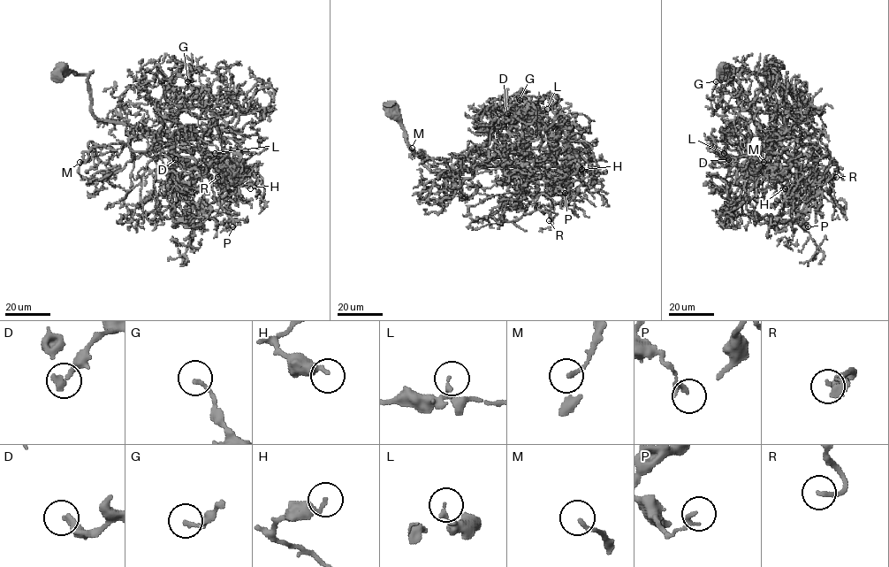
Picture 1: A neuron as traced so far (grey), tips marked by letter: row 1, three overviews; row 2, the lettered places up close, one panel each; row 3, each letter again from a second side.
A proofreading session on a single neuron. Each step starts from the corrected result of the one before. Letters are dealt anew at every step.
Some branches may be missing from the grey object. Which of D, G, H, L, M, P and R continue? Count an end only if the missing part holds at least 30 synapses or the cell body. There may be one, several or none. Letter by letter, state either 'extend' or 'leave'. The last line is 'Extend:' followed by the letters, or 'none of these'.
D: leave
G: leave
H: leave
L: leave
M: leave
P: leave
R: leave
Extend: none of these

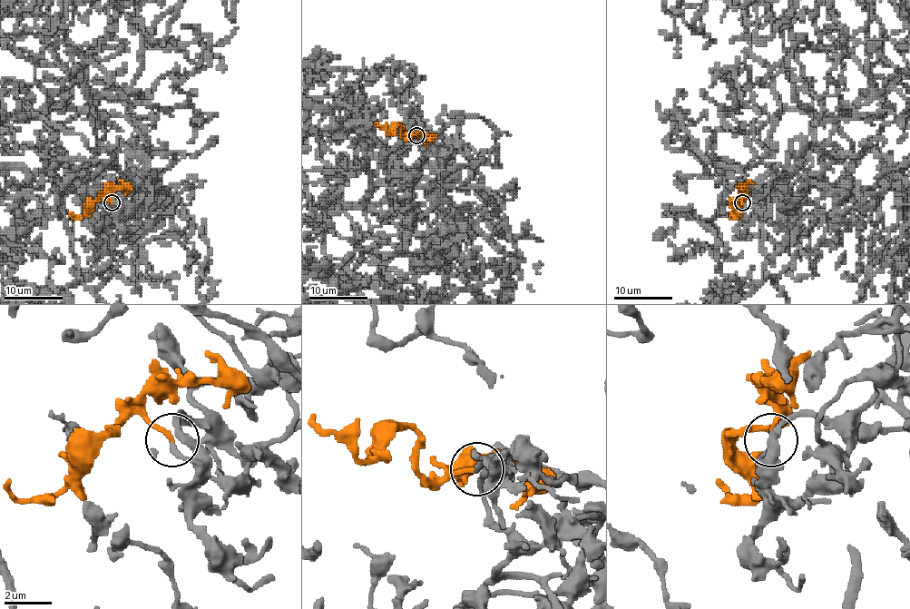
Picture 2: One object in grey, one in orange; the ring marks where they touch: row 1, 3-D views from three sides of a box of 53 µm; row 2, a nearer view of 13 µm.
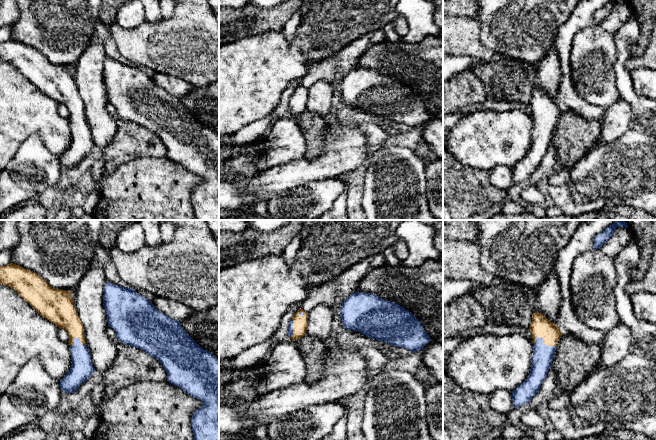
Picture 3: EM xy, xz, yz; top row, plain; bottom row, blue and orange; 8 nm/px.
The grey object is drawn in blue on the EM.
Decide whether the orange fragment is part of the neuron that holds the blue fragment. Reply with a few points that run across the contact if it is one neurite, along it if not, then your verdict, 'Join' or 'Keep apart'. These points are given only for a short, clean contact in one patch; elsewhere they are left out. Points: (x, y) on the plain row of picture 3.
Line: yz (542, 134), (543, 118), (543, 107), (540, 102). Join

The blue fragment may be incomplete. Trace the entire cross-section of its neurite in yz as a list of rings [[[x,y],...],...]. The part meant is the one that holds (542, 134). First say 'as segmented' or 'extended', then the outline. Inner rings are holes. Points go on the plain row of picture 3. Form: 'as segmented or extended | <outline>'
extended | [[[539,88],[533,89],[529,106],[534,119],[532,140],[527,155],[512,168],[514,184],[529,179],[539,167],[552,143],[556,122],[562,111],[557,101]]]

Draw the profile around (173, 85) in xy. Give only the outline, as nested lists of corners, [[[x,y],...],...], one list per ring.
[[[155,73],[155,75],[152,77],[152,80],[165,92],[179,98],[186,95],[193,89],[193,86],[185,80],[168,74]]]

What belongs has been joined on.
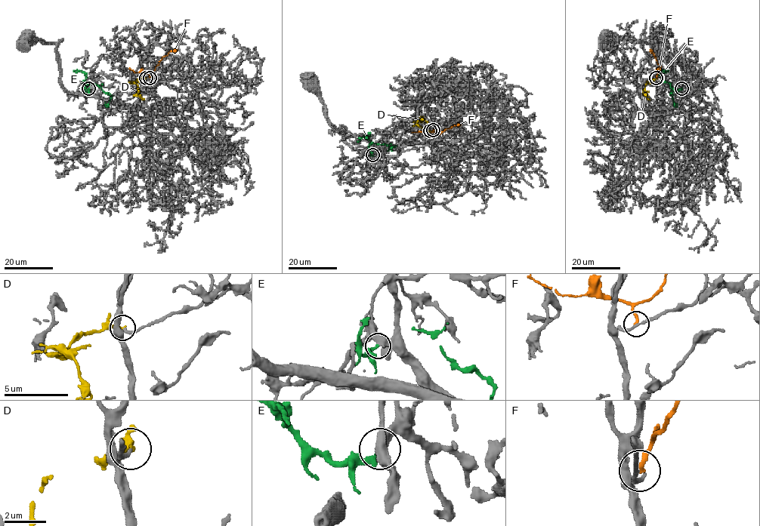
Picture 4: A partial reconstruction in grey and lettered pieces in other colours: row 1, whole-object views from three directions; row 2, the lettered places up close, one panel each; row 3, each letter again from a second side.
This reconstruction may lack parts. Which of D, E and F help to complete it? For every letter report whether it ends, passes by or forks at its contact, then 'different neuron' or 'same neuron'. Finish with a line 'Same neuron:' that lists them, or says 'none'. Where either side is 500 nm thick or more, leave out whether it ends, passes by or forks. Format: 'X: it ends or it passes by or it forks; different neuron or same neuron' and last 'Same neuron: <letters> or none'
D: it ends; same neuron
E: it ends; same neuron
F: it ends; different neuron
Same neuron: D, E

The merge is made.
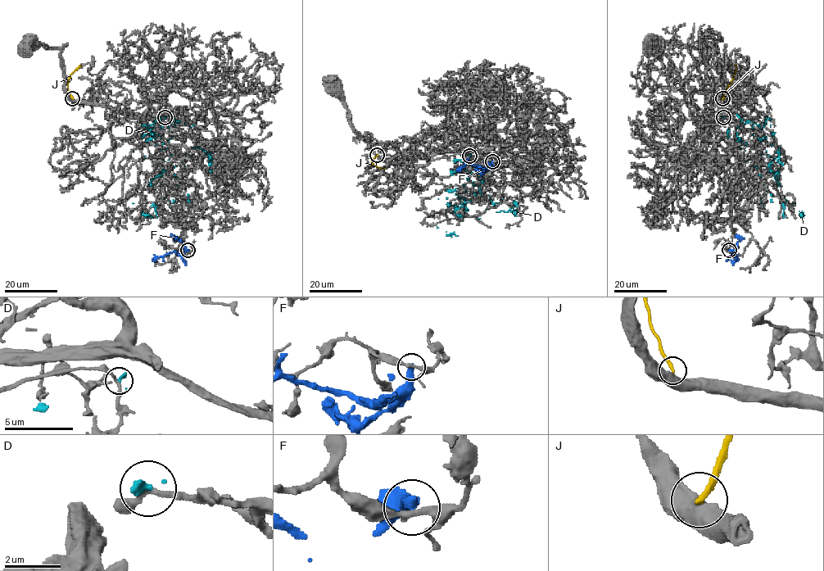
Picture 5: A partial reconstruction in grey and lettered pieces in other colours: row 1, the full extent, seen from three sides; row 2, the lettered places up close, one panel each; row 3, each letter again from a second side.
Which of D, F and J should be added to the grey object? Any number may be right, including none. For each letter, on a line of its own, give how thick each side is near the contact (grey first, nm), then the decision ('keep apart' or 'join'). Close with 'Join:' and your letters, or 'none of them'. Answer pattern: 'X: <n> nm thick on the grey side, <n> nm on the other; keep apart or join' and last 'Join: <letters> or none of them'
D: 170 nm thick on the grey side, 260 nm on the other; keep apart
F: 240 nm thick on the grey side, 400 nm on the other; keep apart
J: 550 nm thick on the grey side, 200 nm on the other; keep apart
Join: none of them

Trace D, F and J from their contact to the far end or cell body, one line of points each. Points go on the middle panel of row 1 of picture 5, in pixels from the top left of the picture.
D: (469, 156), (482, 179), (478, 185), (496, 211), (461, 206), (447, 234)
F: (492, 160), (486, 167), (465, 164), (457, 170)
J: (378, 155), (372, 162), (377, 167), (386, 168)

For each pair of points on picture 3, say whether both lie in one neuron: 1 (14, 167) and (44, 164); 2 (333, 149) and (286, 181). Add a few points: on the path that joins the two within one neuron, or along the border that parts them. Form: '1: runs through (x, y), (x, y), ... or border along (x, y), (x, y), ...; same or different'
1: runs through (21, 167), (37, 167); same
2: runs through (321, 161), (313, 169), (298, 172); same

